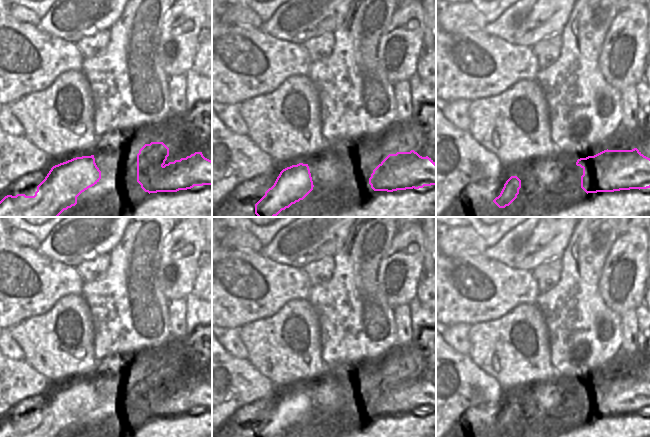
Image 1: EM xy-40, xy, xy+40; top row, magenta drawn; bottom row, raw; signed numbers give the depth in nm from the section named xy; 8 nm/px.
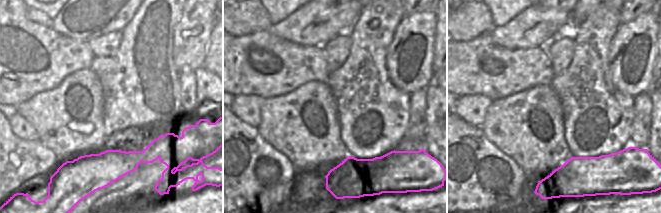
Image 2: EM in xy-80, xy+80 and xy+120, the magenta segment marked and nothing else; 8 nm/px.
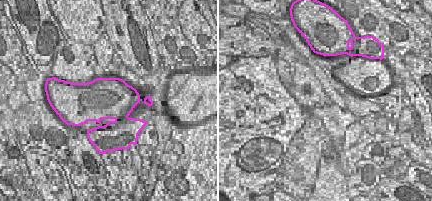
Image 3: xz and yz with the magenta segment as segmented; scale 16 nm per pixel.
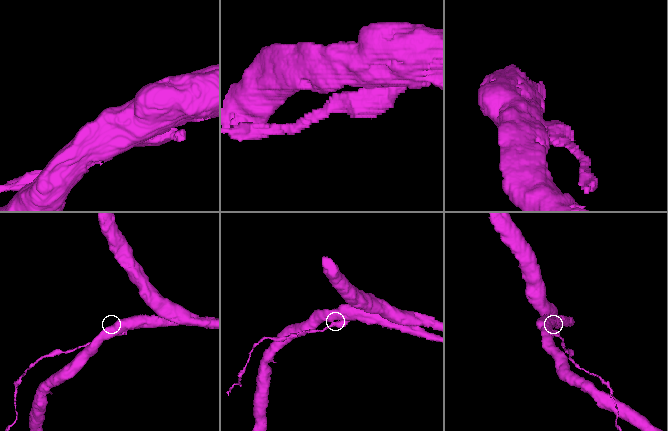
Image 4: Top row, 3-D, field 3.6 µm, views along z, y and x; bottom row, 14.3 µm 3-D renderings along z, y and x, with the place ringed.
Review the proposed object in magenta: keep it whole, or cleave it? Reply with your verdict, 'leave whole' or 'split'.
leave whole

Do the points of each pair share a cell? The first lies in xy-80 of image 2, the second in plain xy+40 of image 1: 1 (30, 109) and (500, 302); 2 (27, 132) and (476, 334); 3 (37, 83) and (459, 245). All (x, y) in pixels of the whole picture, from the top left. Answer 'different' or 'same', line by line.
1: different
2: different
3: different

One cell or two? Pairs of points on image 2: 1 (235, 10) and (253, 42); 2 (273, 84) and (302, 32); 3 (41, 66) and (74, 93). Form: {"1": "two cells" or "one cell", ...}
{"1": "two cells", "2": "two cells", "3": "two cells"}

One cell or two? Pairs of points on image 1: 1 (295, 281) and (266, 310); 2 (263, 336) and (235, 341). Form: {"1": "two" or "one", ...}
{"1": "one", "2": "two"}

